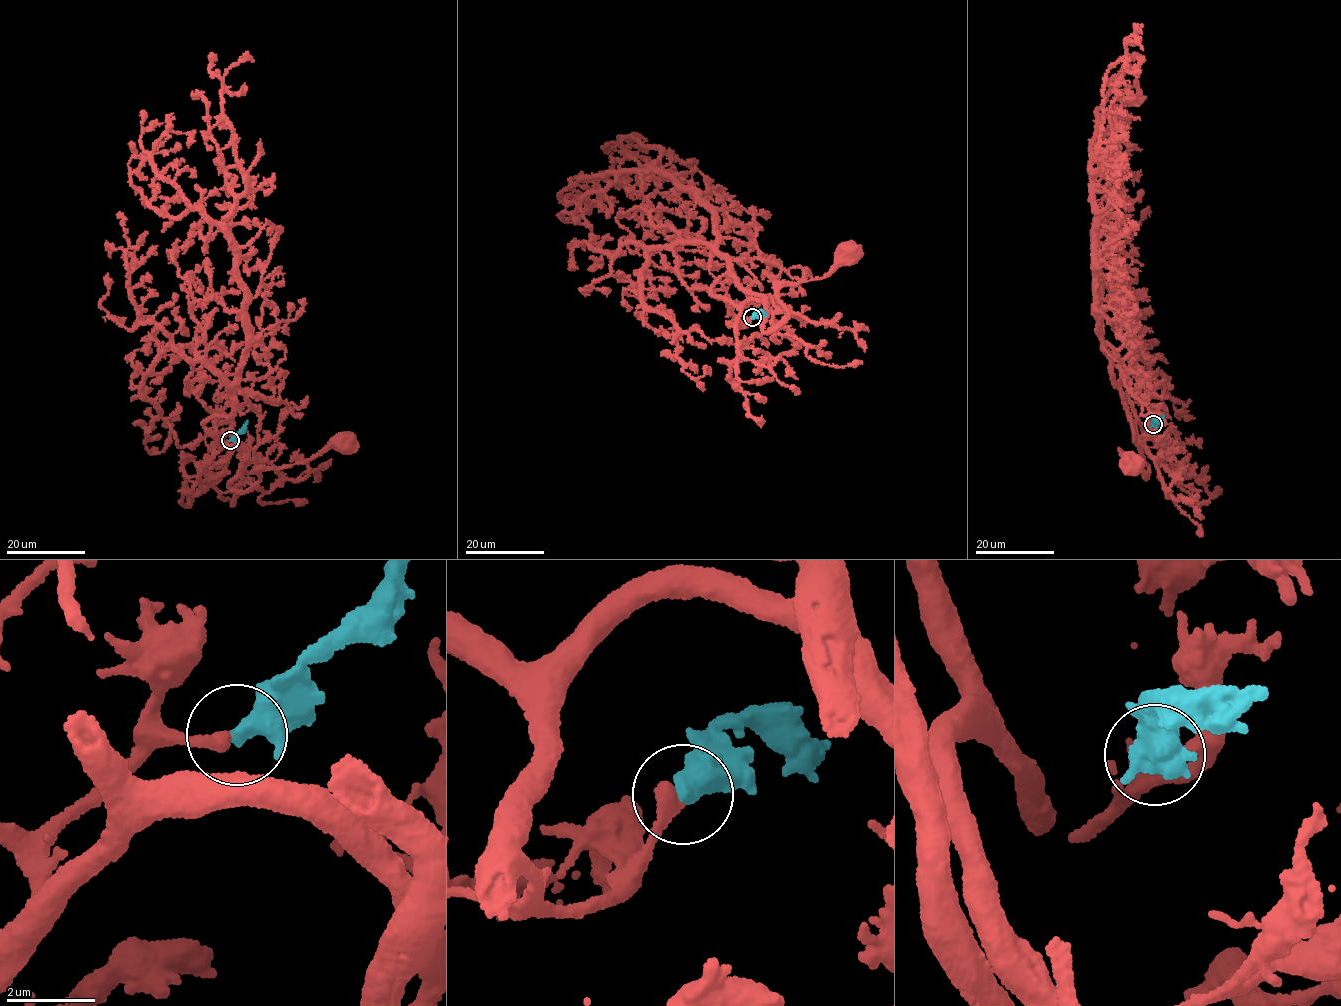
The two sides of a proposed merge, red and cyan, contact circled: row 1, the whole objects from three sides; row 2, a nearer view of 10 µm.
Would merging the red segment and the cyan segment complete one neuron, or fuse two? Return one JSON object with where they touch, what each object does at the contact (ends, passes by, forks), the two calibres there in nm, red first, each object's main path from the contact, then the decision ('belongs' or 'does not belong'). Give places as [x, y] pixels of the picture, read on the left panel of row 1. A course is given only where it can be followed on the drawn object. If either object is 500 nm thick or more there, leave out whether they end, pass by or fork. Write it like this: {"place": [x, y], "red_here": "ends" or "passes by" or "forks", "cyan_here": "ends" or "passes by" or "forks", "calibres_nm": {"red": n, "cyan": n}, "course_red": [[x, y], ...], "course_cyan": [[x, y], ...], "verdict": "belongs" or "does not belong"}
{"place": [230, 440], "red_here": "ends", "cyan_here": "passes by", "calibres_nm": {"red": 360, "cyan": 380}, "course_red": [[230, 440], [217, 445], [213, 458], [227, 446], [245, 456], [234, 490], [258, 481], [260, 470], [344, 444]], "course_cyan": [[230, 440], [247, 421]], "verdict": "belongs"}

